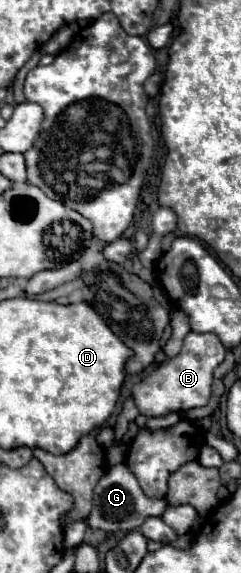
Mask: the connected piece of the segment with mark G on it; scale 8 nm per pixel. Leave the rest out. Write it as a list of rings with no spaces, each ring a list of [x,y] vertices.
[[[120,463],[120,465],[110,467],[102,475],[102,479],[98,481],[98,485],[94,489],[92,511],[90,511],[86,521],[90,527],[102,529],[106,533],[120,533],[120,531],[128,533],[128,531],[138,529],[144,523],[144,519],[154,517],[154,515],[160,517],[164,511],[166,511],[166,499],[156,499],[156,501],[148,499],[142,493],[142,489],[140,489],[136,477],[130,473],[130,469],[124,467],[124,463]]]

